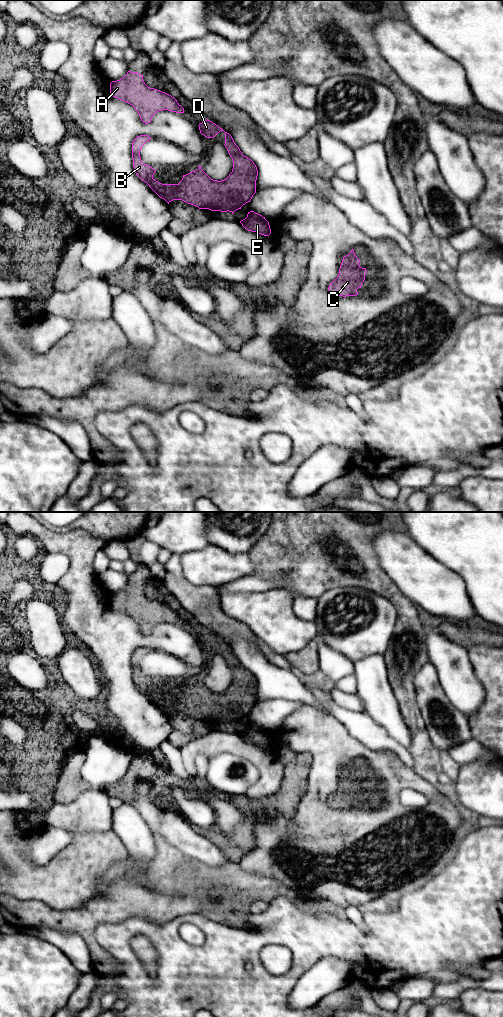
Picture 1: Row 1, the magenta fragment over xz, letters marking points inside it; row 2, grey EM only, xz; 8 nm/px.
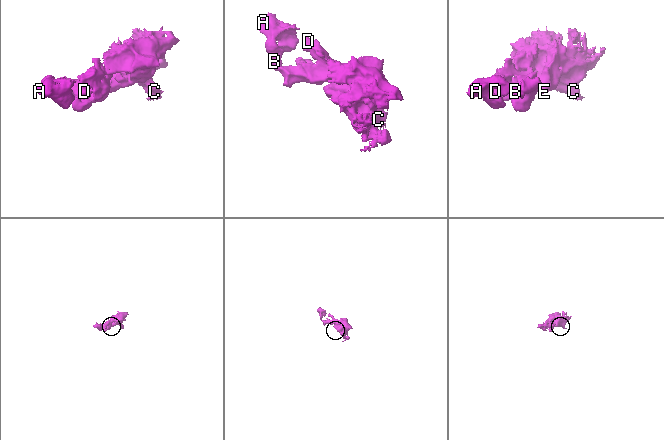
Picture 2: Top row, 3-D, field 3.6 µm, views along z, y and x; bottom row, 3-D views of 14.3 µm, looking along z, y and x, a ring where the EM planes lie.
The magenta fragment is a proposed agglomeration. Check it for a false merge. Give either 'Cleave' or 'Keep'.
Cleave

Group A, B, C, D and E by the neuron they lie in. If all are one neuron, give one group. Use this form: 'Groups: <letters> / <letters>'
Groups: A B / C D E

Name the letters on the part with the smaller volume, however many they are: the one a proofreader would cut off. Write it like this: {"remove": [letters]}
{"remove": ["A", "B"]}

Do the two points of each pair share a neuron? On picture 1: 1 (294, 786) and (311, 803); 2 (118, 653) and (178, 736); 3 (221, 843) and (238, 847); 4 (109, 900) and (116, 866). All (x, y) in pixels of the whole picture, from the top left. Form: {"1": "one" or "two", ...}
{"1": "two", "2": "two", "3": "one", "4": "two"}

